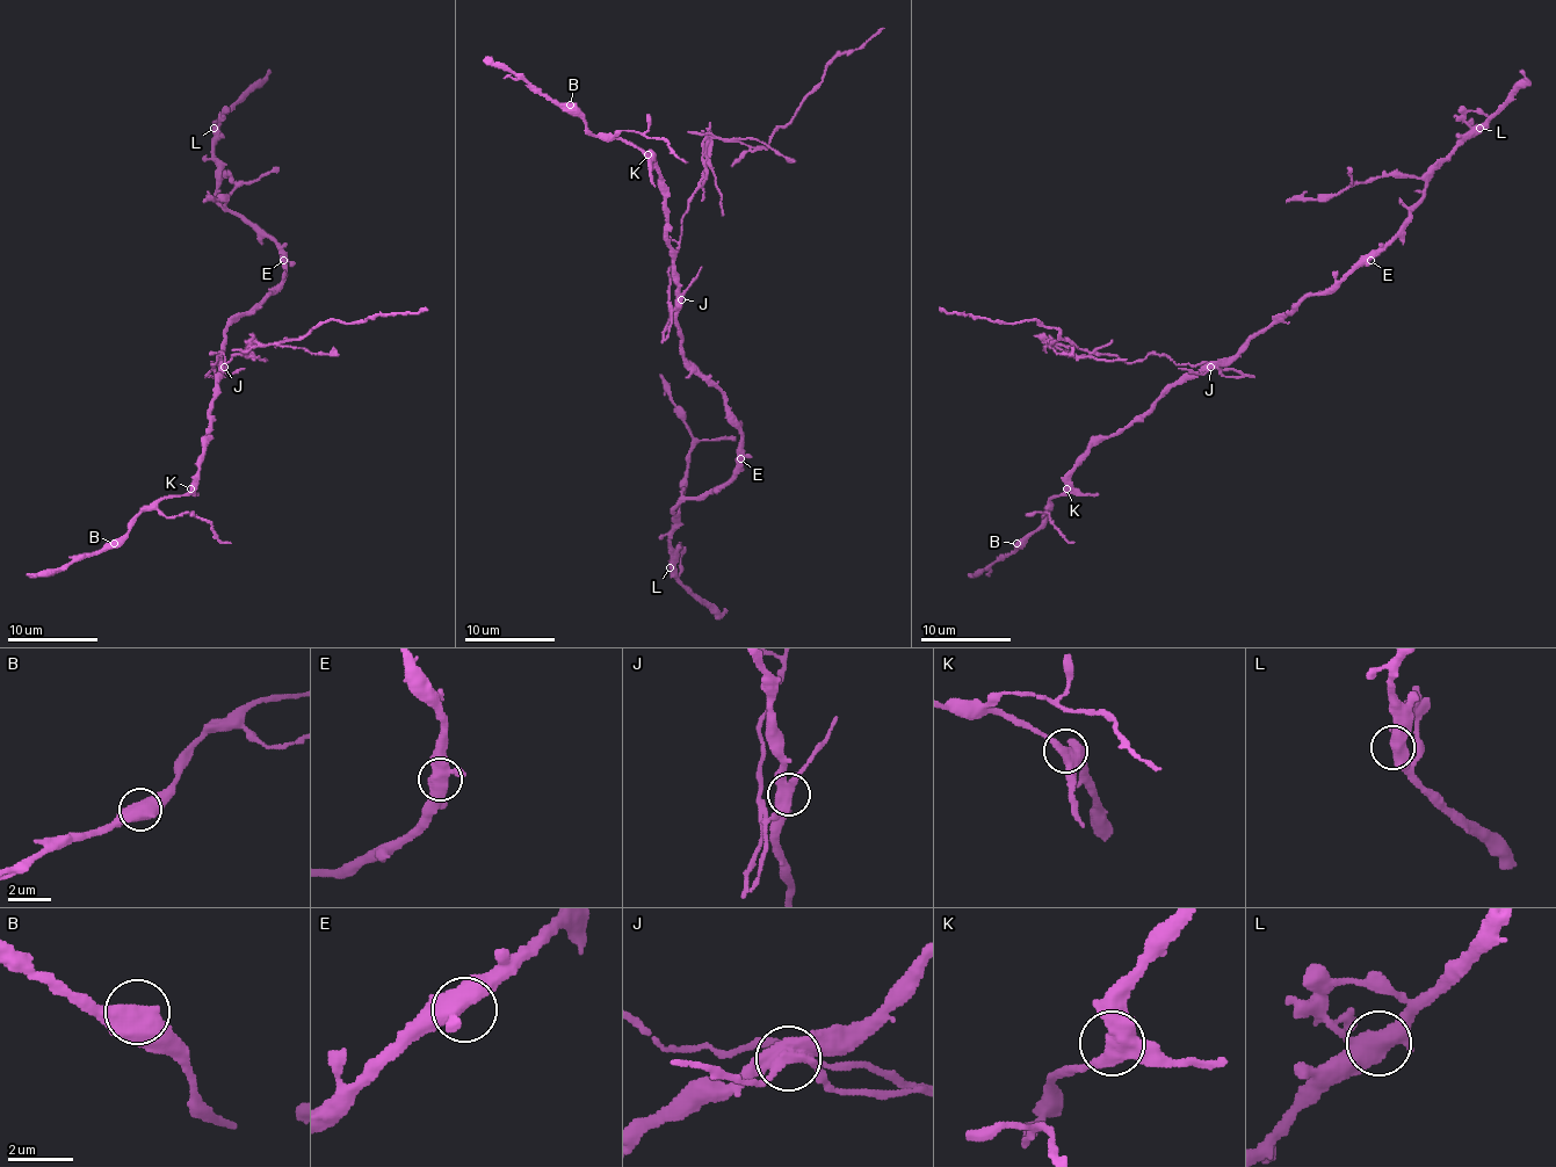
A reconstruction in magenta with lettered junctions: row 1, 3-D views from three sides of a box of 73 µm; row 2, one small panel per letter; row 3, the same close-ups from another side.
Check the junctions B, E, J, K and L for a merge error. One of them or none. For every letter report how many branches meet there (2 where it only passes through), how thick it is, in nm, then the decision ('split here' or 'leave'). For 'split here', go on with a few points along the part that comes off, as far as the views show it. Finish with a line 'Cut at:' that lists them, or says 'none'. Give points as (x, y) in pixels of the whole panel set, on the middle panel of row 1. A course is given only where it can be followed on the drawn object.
B: 3 branches meet; 440 nm thick; leave
E: 3 branches meet; 460 nm thick; leave
J: 4 branches meet; 460 nm thick; split here; foreign part runs (681, 299), (670, 302), (667, 268), (709, 145), (736, 138), (765, 147), (831, 62), (883, 28)
K: 3 branches meet; 480 nm thick; leave
L: 4 branches meet; 440 nm thick; leave
Cut at: J

